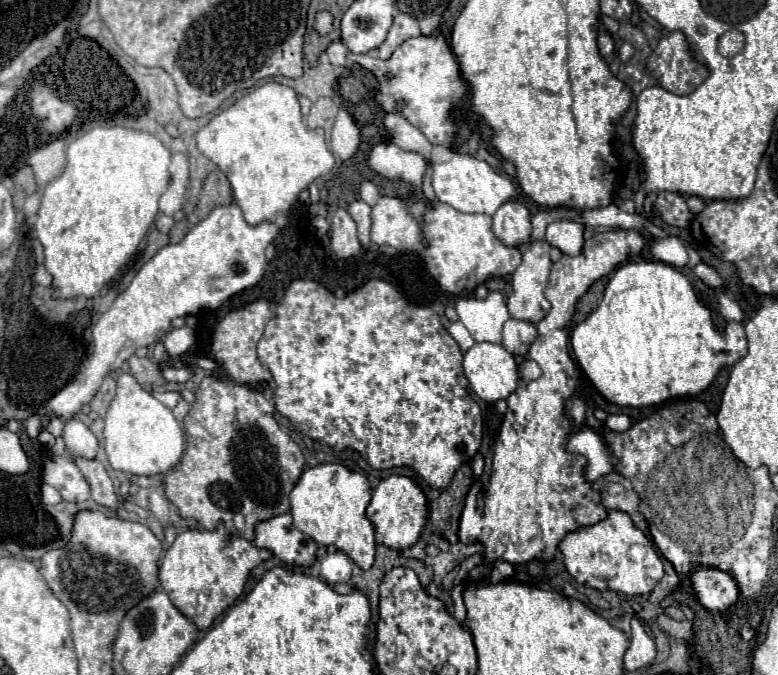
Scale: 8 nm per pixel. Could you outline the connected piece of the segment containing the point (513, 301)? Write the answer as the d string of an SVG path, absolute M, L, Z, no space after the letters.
M546 240L532 242L522 258L522 264L512 274L512 294L508 296L508 312L512 318L540 322L550 310L544 296L552 270L550 244Z

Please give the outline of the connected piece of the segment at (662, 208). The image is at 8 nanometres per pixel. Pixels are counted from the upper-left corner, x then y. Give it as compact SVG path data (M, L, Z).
M660 192L656 200L656 210L660 212L666 224L672 224L678 228L688 228L694 218L694 214L688 210L686 198L676 192Z

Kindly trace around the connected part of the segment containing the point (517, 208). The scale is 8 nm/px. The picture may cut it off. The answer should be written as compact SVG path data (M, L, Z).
M508 200L494 214L494 234L508 246L520 246L530 240L530 210L520 200Z

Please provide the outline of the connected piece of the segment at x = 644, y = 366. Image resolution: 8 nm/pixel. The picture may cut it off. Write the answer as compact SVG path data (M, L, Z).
M643 260L640 262L628 262L624 266L620 266L614 276L610 278L608 286L606 286L606 292L604 292L604 298L600 302L600 306L584 320L580 322L570 334L570 345L572 352L574 352L574 358L578 360L580 368L586 372L586 376L590 378L590 382L596 386L596 390L602 394L609 402L622 407L652 407L665 403L664 401L670 400L670 398L678 397L693 397L700 392L704 392L706 384L712 384L710 380L714 380L718 376L718 372L722 368L732 368L740 358L744 358L748 351L747 339L744 328L740 322L728 322L724 330L718 330L714 326L714 320L712 320L712 310L704 304L698 302L696 298L696 292L692 288L692 284L686 280L684 274L680 274L676 268L672 268L670 264L664 264L657 260Z

